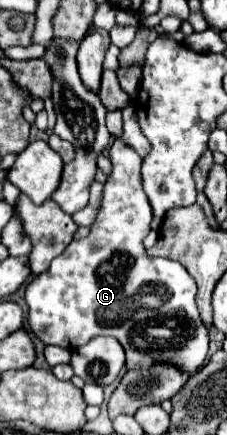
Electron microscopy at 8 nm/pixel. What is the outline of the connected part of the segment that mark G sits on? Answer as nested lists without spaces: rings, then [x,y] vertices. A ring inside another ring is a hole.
[[[122,111],[106,113],[106,127],[114,139],[110,147],[112,173],[104,187],[104,201],[98,211],[96,221],[92,223],[92,231],[88,237],[72,241],[66,251],[56,257],[48,271],[36,275],[26,287],[26,303],[28,303],[28,323],[36,337],[46,345],[58,345],[66,349],[76,349],[86,345],[96,335],[112,335],[126,349],[126,367],[132,365],[150,365],[152,361],[168,361],[176,363],[182,369],[188,369],[190,375],[204,365],[208,353],[208,331],[198,317],[196,311],[196,283],[188,275],[188,271],[170,259],[154,259],[146,255],[142,239],[150,231],[152,207],[148,197],[140,185],[140,163],[142,157],[128,145],[120,141],[122,133]],[[142,299],[152,299],[152,307],[148,307]]]

